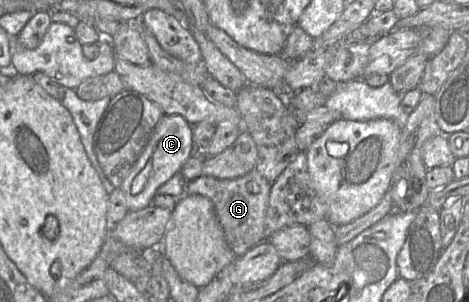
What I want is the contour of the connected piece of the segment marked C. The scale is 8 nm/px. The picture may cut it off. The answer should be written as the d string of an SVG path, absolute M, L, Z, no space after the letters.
M164 114L120 186L129 211L140 210L151 205L151 200L157 193L157 189L179 172L193 153L192 125L180 115Z

